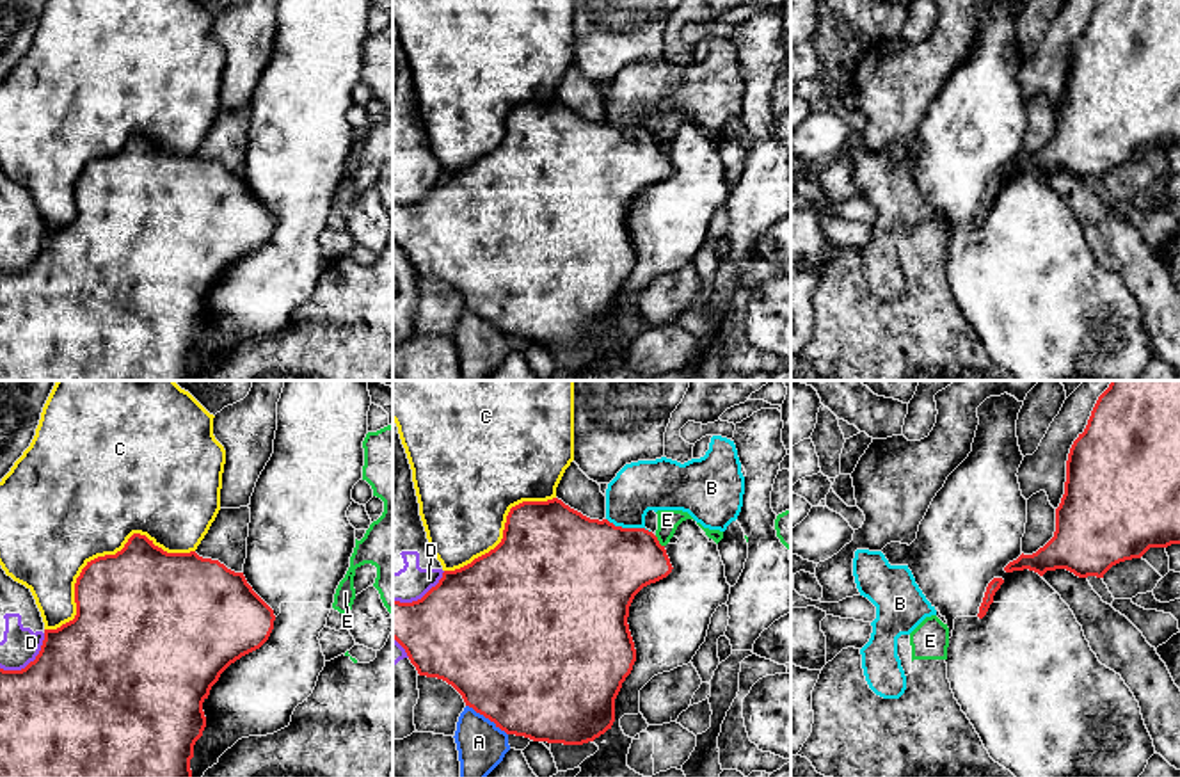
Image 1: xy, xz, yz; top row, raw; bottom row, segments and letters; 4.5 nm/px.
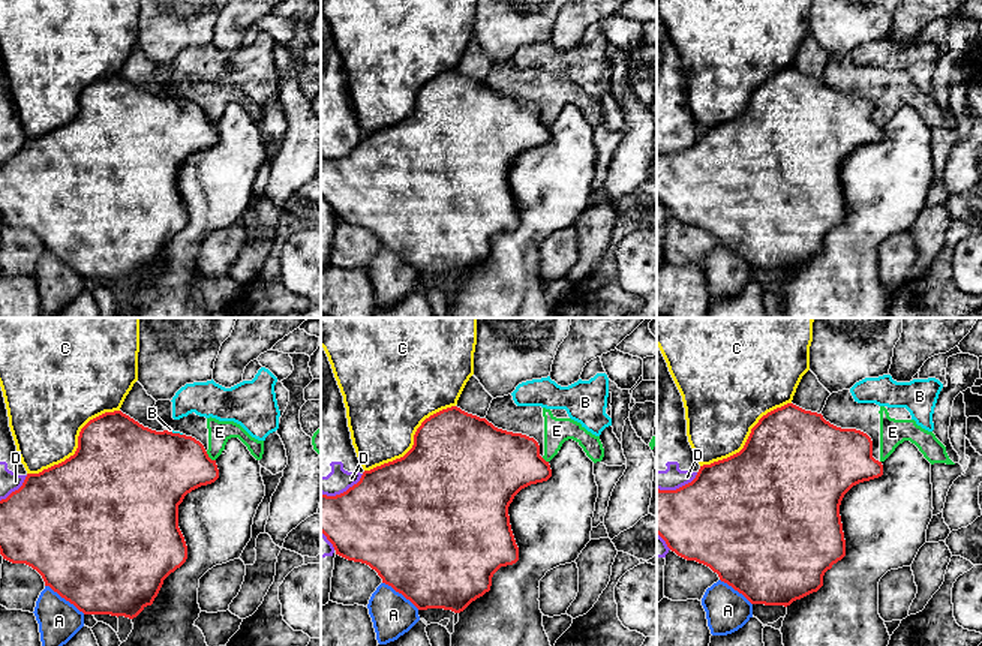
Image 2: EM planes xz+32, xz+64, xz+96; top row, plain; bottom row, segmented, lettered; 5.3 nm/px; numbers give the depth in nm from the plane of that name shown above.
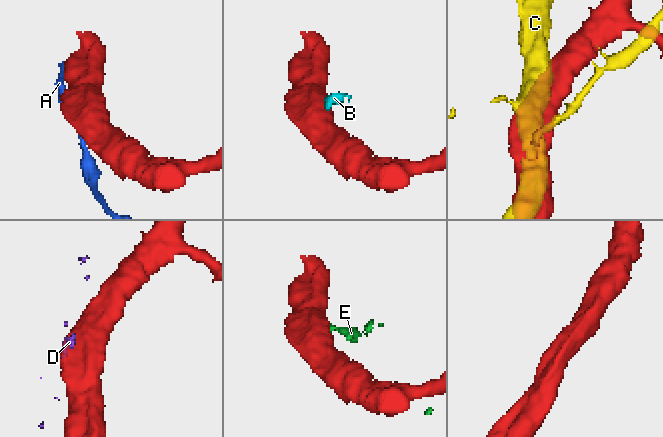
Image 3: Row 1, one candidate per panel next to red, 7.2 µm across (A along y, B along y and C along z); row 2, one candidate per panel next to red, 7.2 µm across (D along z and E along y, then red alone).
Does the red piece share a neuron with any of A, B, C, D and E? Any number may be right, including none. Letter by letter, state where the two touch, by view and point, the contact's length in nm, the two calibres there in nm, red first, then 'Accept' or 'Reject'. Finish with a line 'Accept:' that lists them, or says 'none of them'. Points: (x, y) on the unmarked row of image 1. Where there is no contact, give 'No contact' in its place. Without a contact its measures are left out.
A: Touches red at xz (487, 319). Shared border 240 nm. Thickness 500 nm (red) against 220 nm. Reject
B: Touches red at xz (628, 130). Shared border 220 nm. Thickness 460 nm (red) against 220 nm. Reject
C: Touches red at xy (100, 159). Shared border 750 nm. Thickness 480 nm (red) against 500 nm. Reject
D: Touches red at xy (31, 264). Shared border 260 nm. Thickness 500 nm (red) against 170 nm. Reject
E: Touches red at xz (658, 143). Shared border 70 nm. Thickness 360 nm (red) against 100 nm. Reject
Accept: none of them

